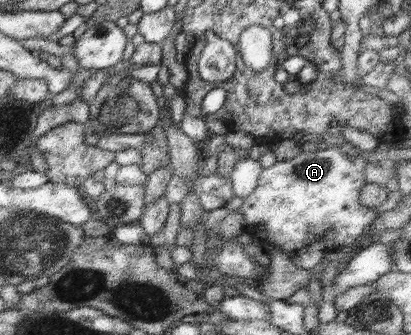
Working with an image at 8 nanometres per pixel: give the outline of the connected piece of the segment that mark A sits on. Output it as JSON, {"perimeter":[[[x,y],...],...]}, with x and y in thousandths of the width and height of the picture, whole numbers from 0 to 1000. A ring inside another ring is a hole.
{"perimeter":[[[822,439],[793,445],[774,445],[769,451],[735,451],[725,466],[710,472],[710,478],[672,481],[667,493],[655,501],[640,504],[628,534],[628,549],[618,564],[618,573],[591,594],[591,606],[582,615],[582,636],[594,648],[599,660],[599,687],[613,693],[647,693],[652,722],[664,725],[672,737],[681,740],[698,767],[730,800],[766,809],[766,794],[781,788],[781,776],[791,767],[791,758],[813,743],[847,740],[869,722],[878,710],[878,699],[905,666],[917,657],[920,633],[910,621],[886,615],[876,606],[876,567],[886,549],[891,549],[891,496],[888,478],[881,469],[856,472],[852,460],[839,457]]]}

